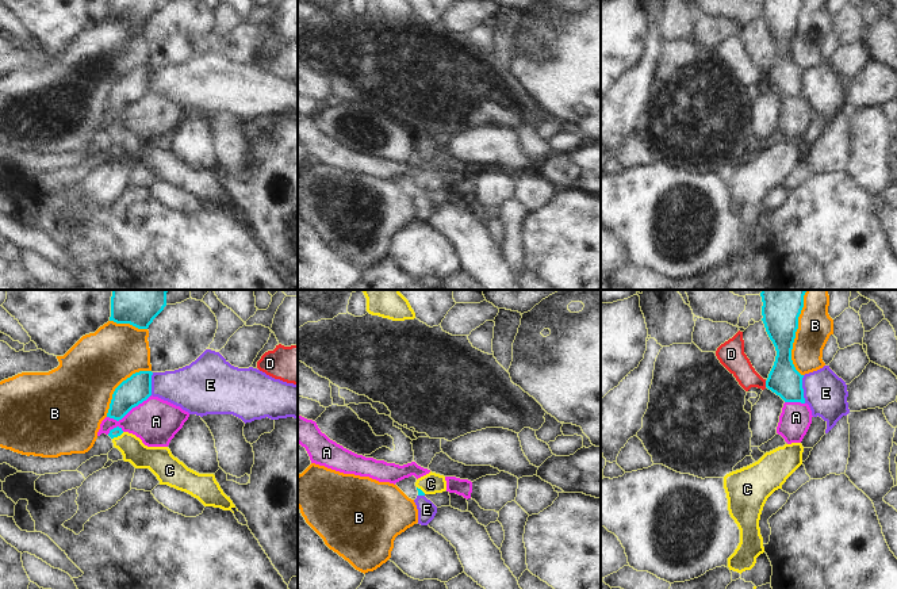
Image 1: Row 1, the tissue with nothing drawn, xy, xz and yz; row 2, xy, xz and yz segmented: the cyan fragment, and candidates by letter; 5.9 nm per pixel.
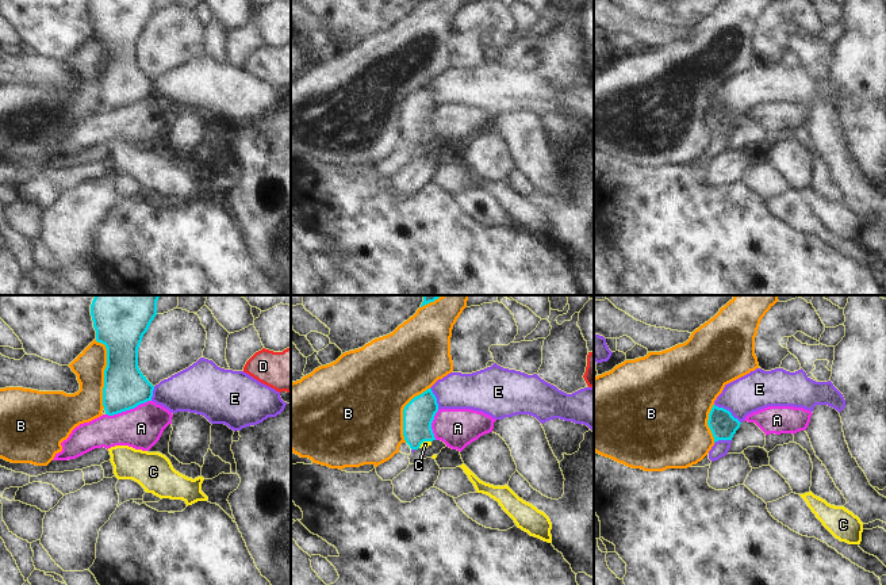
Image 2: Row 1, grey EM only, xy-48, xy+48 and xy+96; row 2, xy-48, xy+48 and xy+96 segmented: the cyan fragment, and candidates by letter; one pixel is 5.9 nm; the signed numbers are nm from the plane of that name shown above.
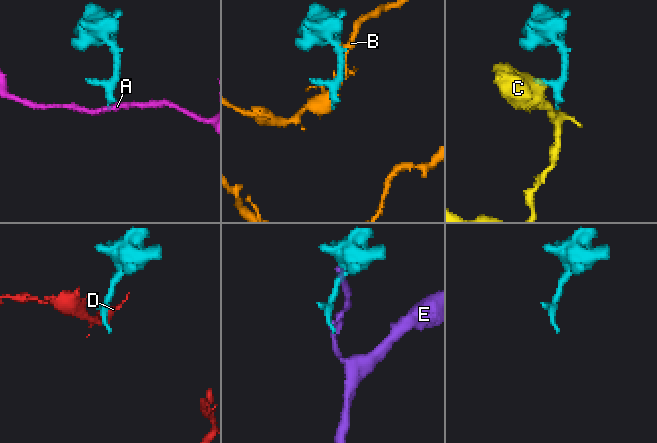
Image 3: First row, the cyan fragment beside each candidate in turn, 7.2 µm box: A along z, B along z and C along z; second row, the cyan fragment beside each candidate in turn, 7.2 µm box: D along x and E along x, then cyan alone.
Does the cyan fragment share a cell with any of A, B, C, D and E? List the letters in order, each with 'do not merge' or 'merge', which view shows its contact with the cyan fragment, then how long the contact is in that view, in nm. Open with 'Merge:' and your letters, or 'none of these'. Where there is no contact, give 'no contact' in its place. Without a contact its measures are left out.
Merge: C
A: do not merge; contact in xy; length 280 nm
B: do not merge; contact in yz; length 500 nm
C: merge; contact in xy; length 80 nm
D: do not merge; contact in yz; length 40 nm
E: do not merge; contact in yz; length 170 nm

